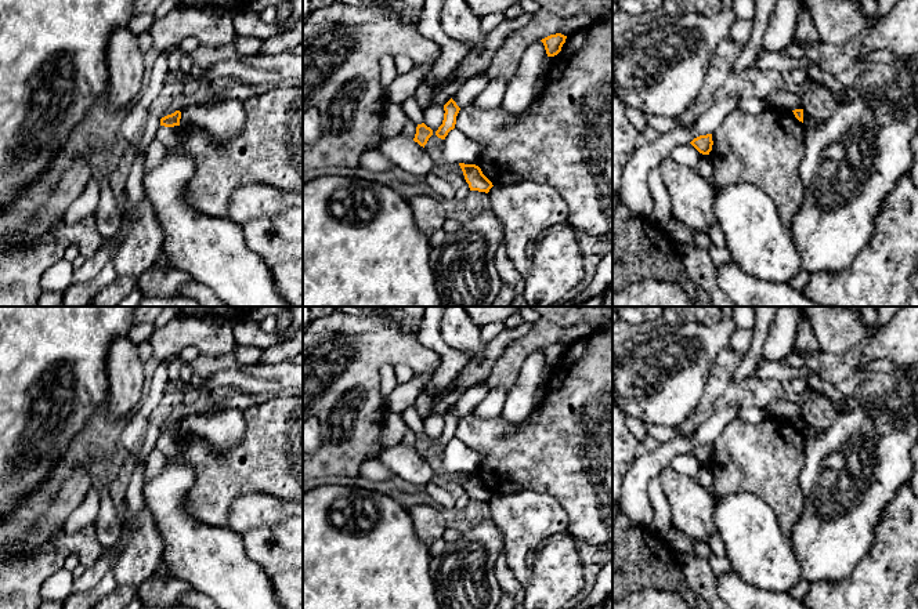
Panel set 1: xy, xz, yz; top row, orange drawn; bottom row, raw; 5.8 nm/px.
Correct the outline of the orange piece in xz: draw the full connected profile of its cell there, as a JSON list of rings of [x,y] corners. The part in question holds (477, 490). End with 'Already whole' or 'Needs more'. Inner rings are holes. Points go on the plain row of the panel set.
[[[459,472],[465,489],[469,493],[470,500],[478,500],[488,503],[494,496],[492,492],[483,483],[481,478],[476,474]]]. Already whole

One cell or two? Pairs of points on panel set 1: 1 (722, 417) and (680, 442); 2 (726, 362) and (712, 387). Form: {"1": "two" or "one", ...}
{"1": "one", "2": "one"}

